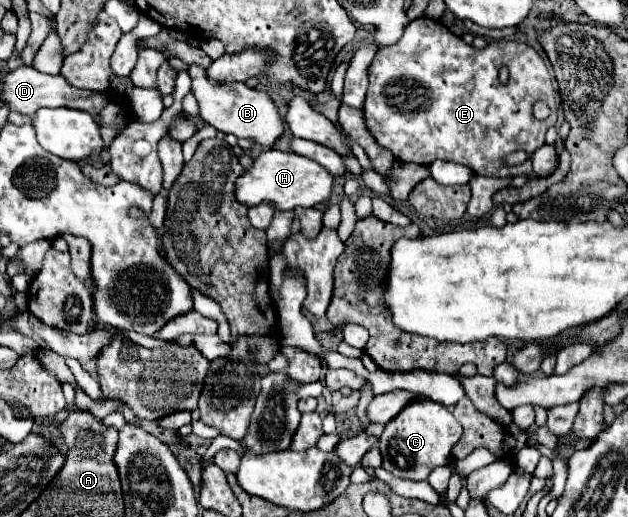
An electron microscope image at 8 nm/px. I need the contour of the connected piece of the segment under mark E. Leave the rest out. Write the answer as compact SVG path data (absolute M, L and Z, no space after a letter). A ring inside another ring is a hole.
M426 16L412 20L406 26L404 36L396 44L376 52L368 70L368 82L370 84L364 104L366 126L376 142L382 148L390 150L396 160L424 166L432 164L434 160L448 160L468 166L474 174L492 178L516 178L520 174L532 176L532 158L514 168L506 168L502 160L516 150L524 150L532 156L536 148L544 146L546 130L556 124L560 110L560 106L556 104L550 74L544 66L544 60L534 48L514 40L498 40L478 50L466 44L462 38L454 36L442 22ZM502 66L506 66L510 72L508 84L502 84L498 80L498 72ZM538 100L544 100L552 110L548 120L544 122L532 116L532 106Z

